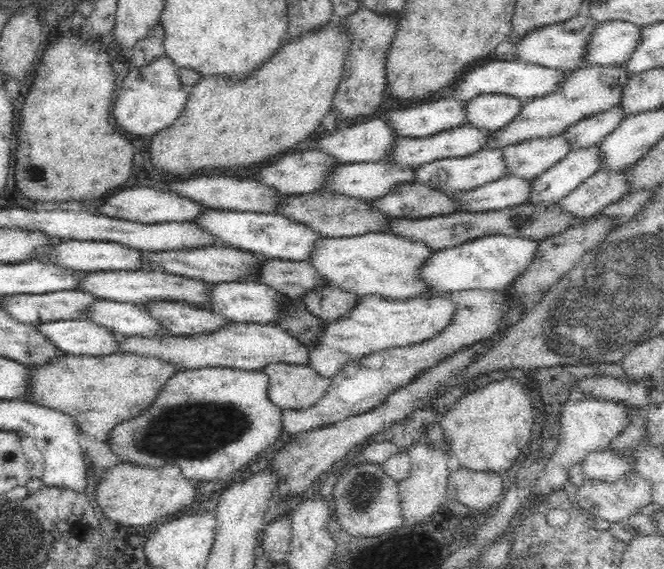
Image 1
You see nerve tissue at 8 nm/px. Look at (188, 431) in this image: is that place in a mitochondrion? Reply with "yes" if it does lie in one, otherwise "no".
yes

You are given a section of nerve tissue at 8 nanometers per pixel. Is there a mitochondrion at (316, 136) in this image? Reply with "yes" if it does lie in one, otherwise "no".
no

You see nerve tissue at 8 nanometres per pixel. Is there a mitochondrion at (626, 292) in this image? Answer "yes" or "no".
yes

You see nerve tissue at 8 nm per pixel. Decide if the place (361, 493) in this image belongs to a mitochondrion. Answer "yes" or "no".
yes

